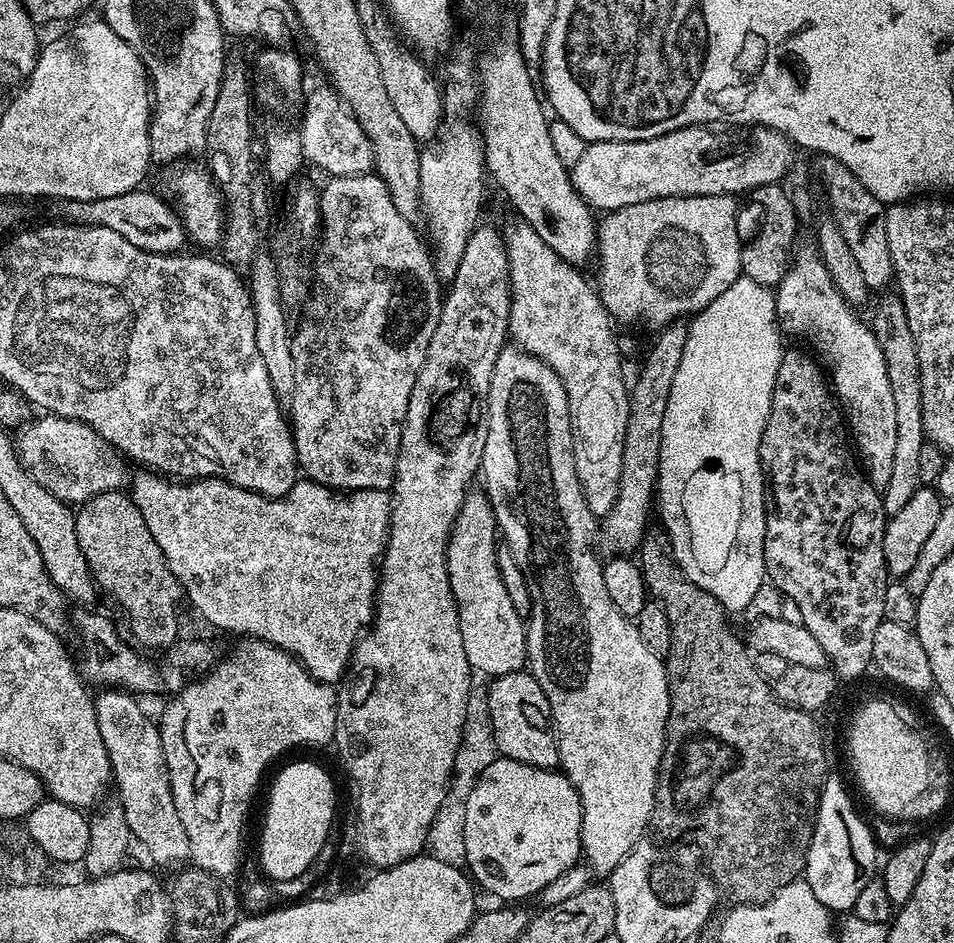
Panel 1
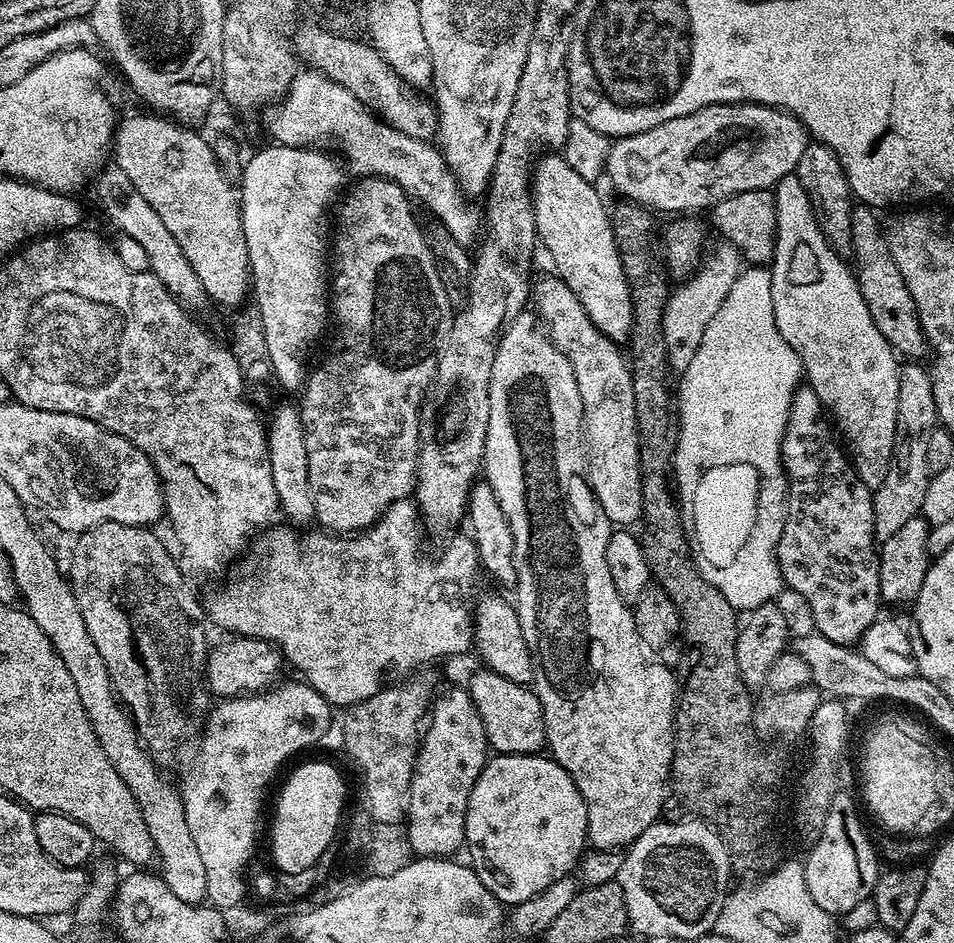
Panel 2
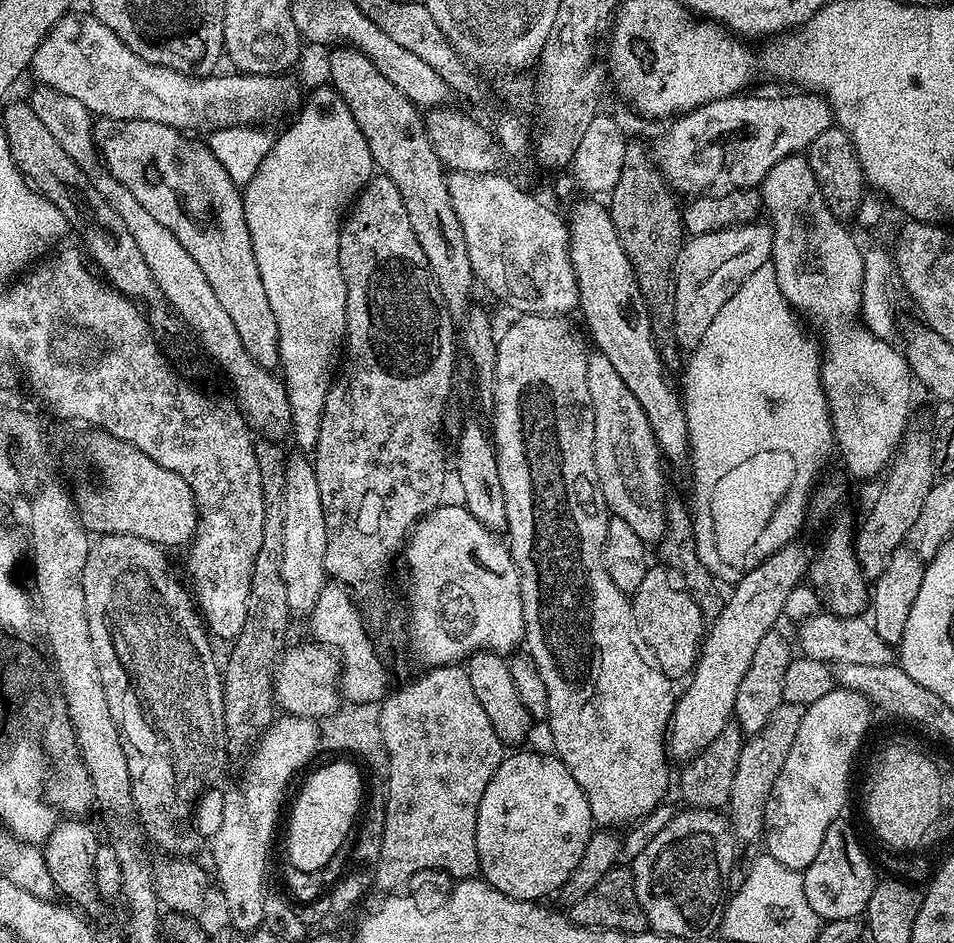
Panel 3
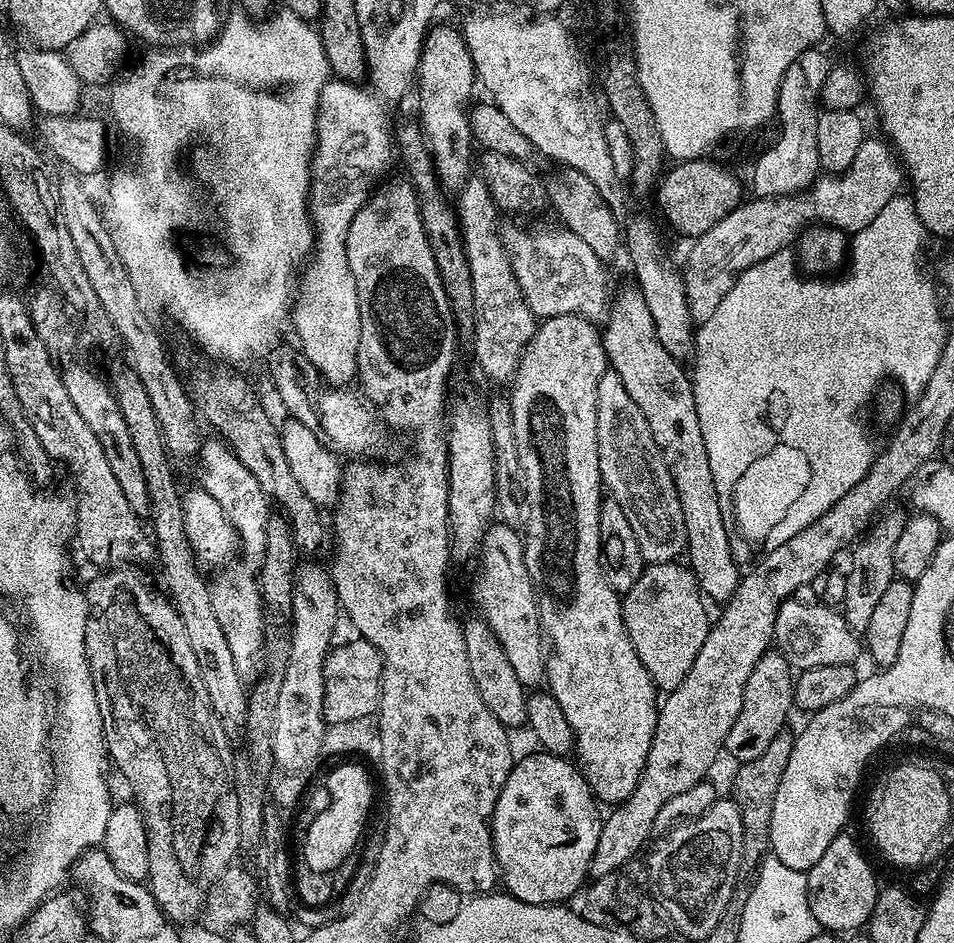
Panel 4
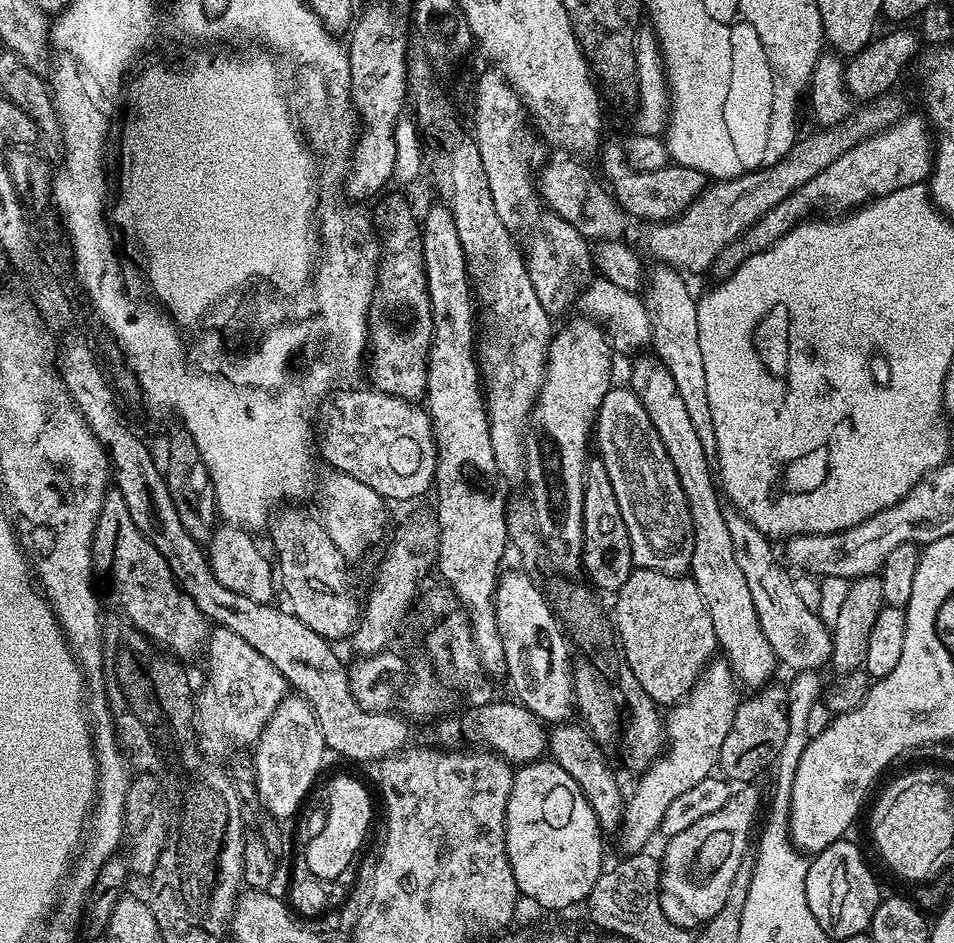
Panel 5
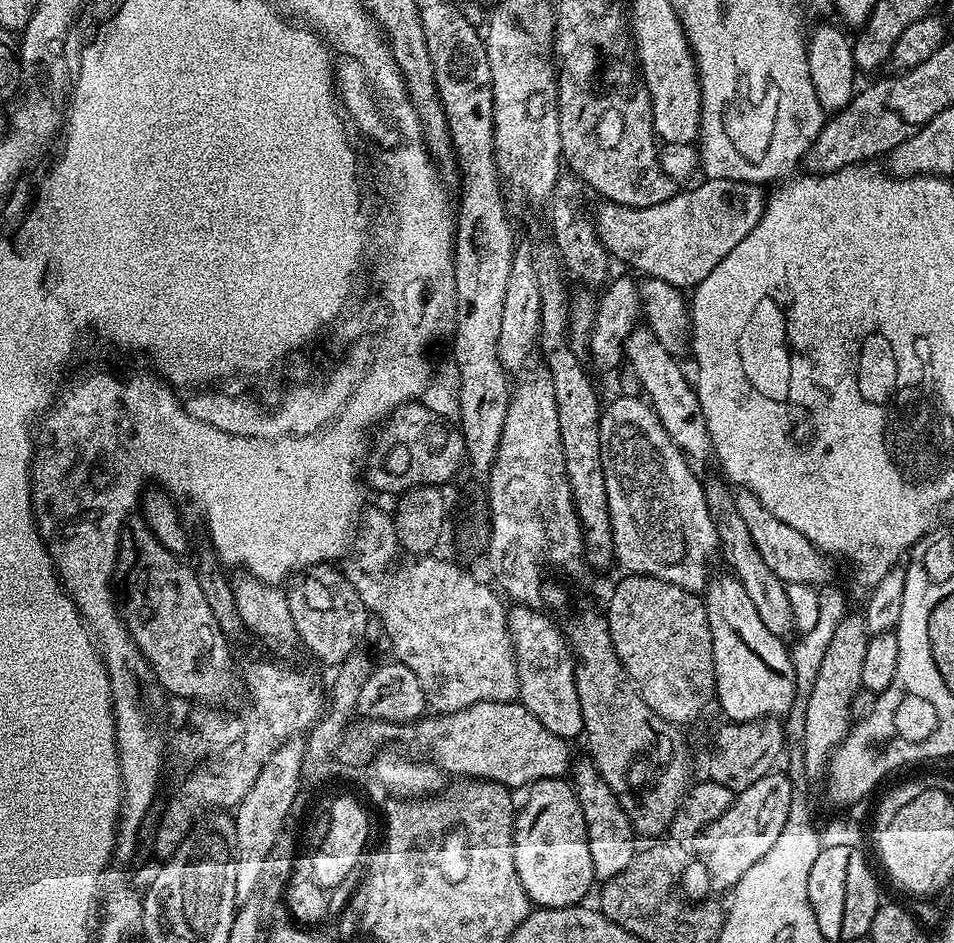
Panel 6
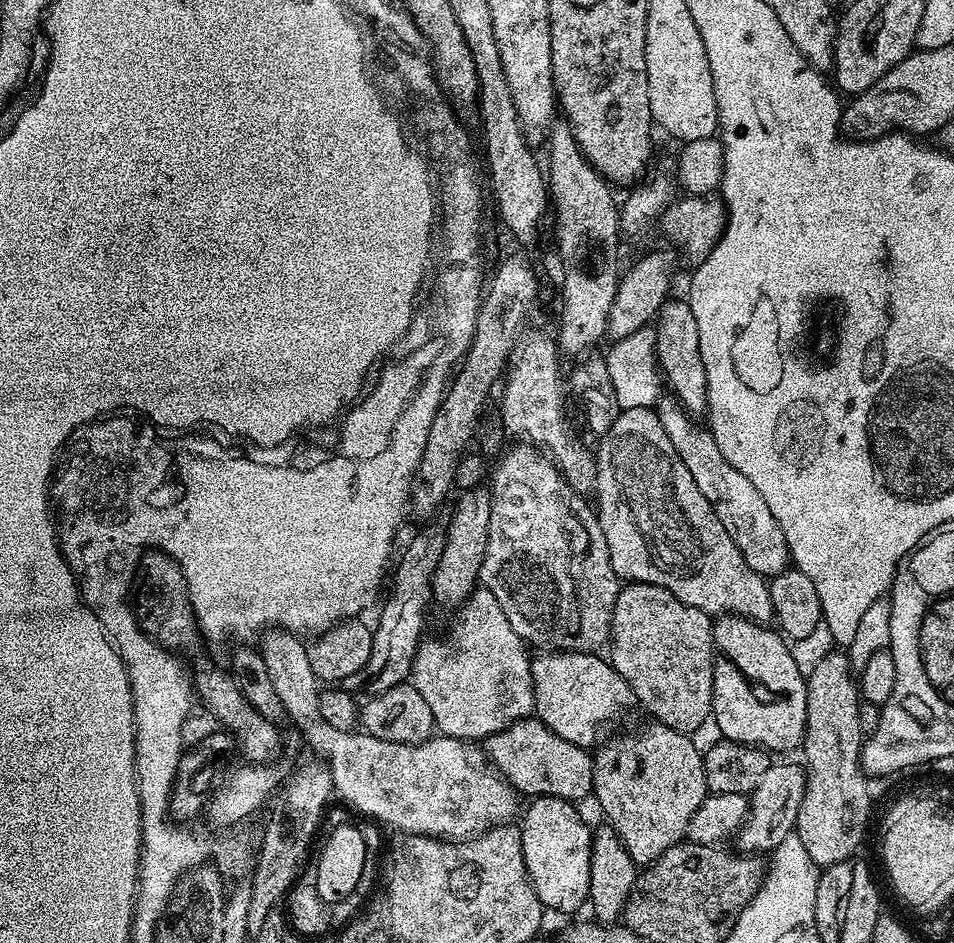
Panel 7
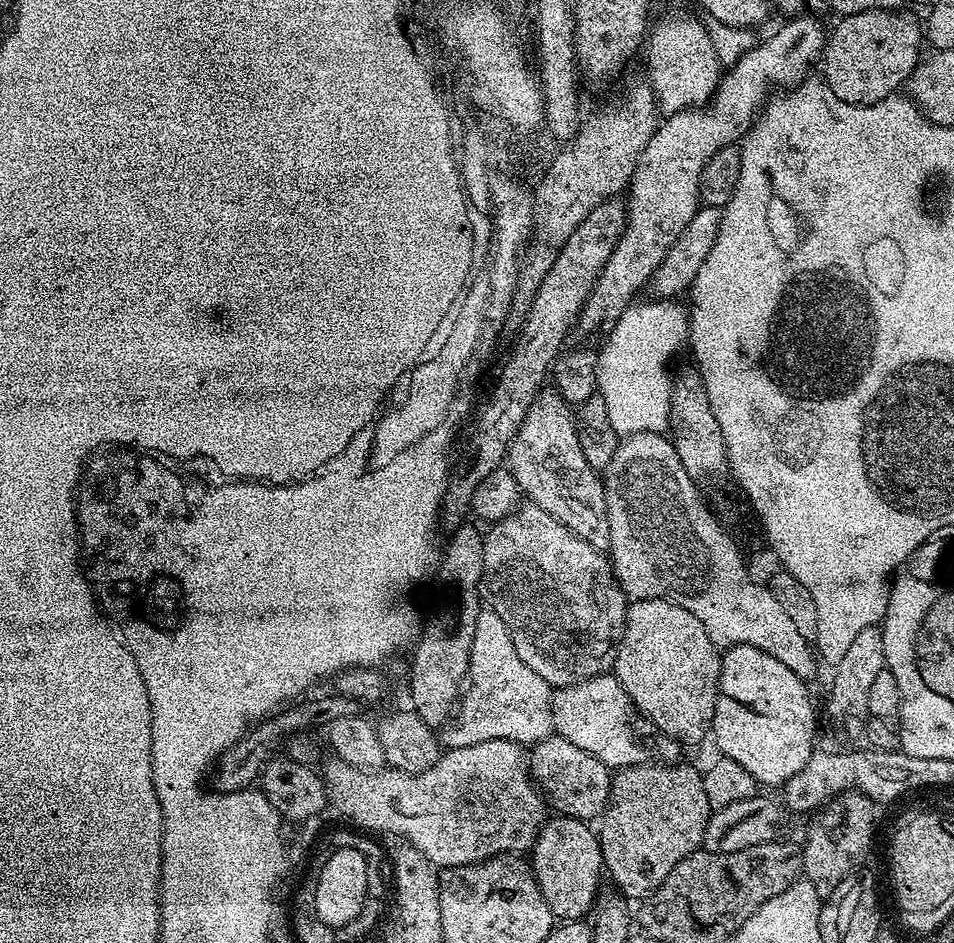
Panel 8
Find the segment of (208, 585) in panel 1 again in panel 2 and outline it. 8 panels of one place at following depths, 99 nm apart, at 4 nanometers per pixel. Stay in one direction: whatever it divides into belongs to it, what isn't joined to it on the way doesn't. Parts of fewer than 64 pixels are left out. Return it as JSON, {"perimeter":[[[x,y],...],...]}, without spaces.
{"perimeter":[[[411,499],[399,500],[391,504],[371,528],[359,534],[336,535],[323,530],[315,530],[316,532],[306,533],[304,540],[300,540],[299,534],[296,533],[299,531],[295,527],[276,527],[269,526],[255,537],[250,551],[239,561],[239,564],[241,564],[240,569],[236,572],[236,577],[225,586],[224,596],[214,597],[212,605],[210,603],[207,605],[206,612],[210,617],[211,623],[213,620],[218,627],[232,632],[228,634],[235,634],[237,637],[252,636],[255,640],[267,640],[272,645],[275,645],[279,649],[283,659],[289,665],[292,663],[304,675],[301,677],[303,677],[308,685],[318,694],[322,694],[322,698],[326,698],[329,704],[333,706],[339,706],[339,704],[351,706],[353,704],[360,704],[363,700],[370,698],[374,694],[378,694],[382,685],[385,683],[384,671],[387,668],[396,675],[396,678],[404,678],[411,673],[408,672],[411,668],[420,668],[423,664],[432,664],[435,660],[446,659],[447,656],[460,656],[467,648],[471,649],[473,647],[474,601],[477,599],[476,583],[480,580],[480,574],[482,576],[482,567],[476,543],[472,541],[471,535],[464,534],[464,536],[454,537],[441,550],[440,557],[437,560],[432,556],[427,556],[420,549],[422,517]]]}

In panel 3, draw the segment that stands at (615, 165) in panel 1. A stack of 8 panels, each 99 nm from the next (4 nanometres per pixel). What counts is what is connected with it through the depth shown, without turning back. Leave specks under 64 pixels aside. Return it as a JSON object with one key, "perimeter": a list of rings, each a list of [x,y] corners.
{"perimeter":[[[804,92],[800,96],[748,96],[737,94],[698,106],[692,112],[675,117],[668,133],[654,148],[654,163],[660,169],[669,188],[677,193],[708,194],[713,190],[756,188],[764,181],[771,167],[782,158],[803,153],[822,134],[833,127],[832,107],[819,92]]]}

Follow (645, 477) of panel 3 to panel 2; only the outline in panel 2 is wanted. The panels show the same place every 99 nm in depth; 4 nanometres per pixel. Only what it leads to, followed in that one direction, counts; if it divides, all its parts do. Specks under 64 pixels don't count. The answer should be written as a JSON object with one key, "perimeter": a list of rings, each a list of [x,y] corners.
{"perimeter":[[[549,274],[545,280],[535,281],[534,284],[534,311],[545,325],[552,324],[550,327],[550,335],[558,346],[558,350],[562,350],[562,354],[566,354],[570,358],[570,362],[574,366],[574,374],[578,378],[578,394],[582,394],[582,410],[584,411],[584,443],[586,445],[586,479],[592,493],[595,494],[596,500],[602,506],[602,510],[606,510],[606,518],[612,521],[616,526],[632,526],[632,523],[639,521],[644,515],[644,506],[642,504],[642,477],[640,476],[640,447],[638,446],[638,426],[636,425],[636,411],[634,410],[634,386],[632,385],[632,370],[629,361],[626,359],[625,353],[621,351],[618,345],[610,339],[606,334],[602,334],[598,330],[598,326],[594,326],[594,322],[590,322],[590,316],[586,314],[586,310],[582,310],[582,302],[578,302],[578,298],[574,294],[574,290],[570,290],[570,286],[566,286],[555,274]]]}

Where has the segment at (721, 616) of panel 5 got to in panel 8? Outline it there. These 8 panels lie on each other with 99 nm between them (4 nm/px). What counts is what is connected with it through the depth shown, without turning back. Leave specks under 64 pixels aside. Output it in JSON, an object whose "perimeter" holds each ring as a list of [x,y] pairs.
{"perimeter":[[[736,644],[733,648],[727,649],[720,657],[720,686],[714,706],[714,718],[712,719],[712,727],[710,729],[711,739],[716,739],[716,748],[721,757],[732,759],[738,762],[747,774],[753,776],[757,785],[776,784],[783,786],[790,778],[794,778],[794,774],[798,774],[798,770],[802,770],[808,765],[808,760],[813,754],[816,740],[816,708],[812,705],[812,696],[808,693],[805,681],[798,675],[794,674],[794,670],[790,670],[790,666],[782,666],[782,662],[778,662],[778,658],[774,658],[770,654],[766,654],[760,648],[755,648],[749,644]]]}

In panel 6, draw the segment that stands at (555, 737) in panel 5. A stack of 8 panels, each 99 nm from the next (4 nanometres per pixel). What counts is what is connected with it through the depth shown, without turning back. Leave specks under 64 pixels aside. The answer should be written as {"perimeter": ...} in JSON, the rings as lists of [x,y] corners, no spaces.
{"perimeter":[[[577,759],[570,769],[570,783],[576,791],[578,806],[582,806],[582,818],[586,822],[586,838],[590,842],[590,862],[594,862],[596,880],[603,882],[622,874],[626,866],[635,858],[638,851],[638,833],[633,828],[626,810],[618,802],[618,798],[606,786],[606,778],[598,774],[591,759]]]}

